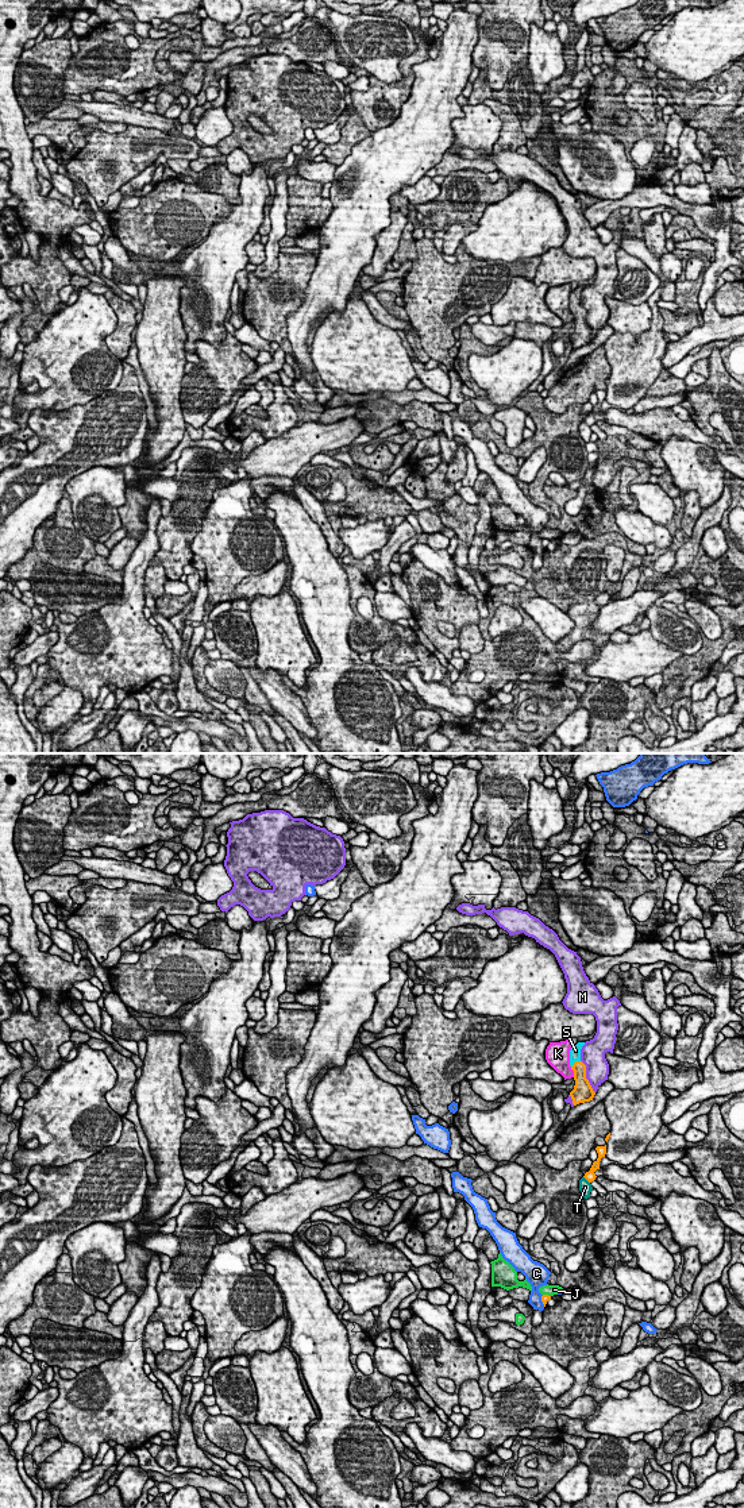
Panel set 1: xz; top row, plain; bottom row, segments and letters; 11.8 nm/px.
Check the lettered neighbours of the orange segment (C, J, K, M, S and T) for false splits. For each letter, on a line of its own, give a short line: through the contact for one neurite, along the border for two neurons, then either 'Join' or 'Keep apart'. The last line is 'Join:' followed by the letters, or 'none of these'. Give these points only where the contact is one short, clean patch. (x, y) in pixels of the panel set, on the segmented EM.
C: Keep apart
J: Keep apart
K: Line: xz (570, 1067), (574, 1076). Keep apart
M: Keep apart
S: Line: xz (579, 1068), (574, 1063), (575, 1051). Join
T: Line: xz (583, 1176), (589, 1183). Keep apart
Join: S

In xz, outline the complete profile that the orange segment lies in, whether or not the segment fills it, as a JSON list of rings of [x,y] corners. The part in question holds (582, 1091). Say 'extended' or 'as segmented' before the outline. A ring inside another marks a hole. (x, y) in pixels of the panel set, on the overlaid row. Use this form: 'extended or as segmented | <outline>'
extended | [[[578,1042],[570,1050],[570,1067],[574,1071],[575,1080],[575,1085],[574,1089],[570,1092],[570,1096],[574,1106],[590,1102],[595,1095],[589,1080],[586,1079],[586,1065],[581,1061],[581,1049],[583,1045],[585,1042]]]

